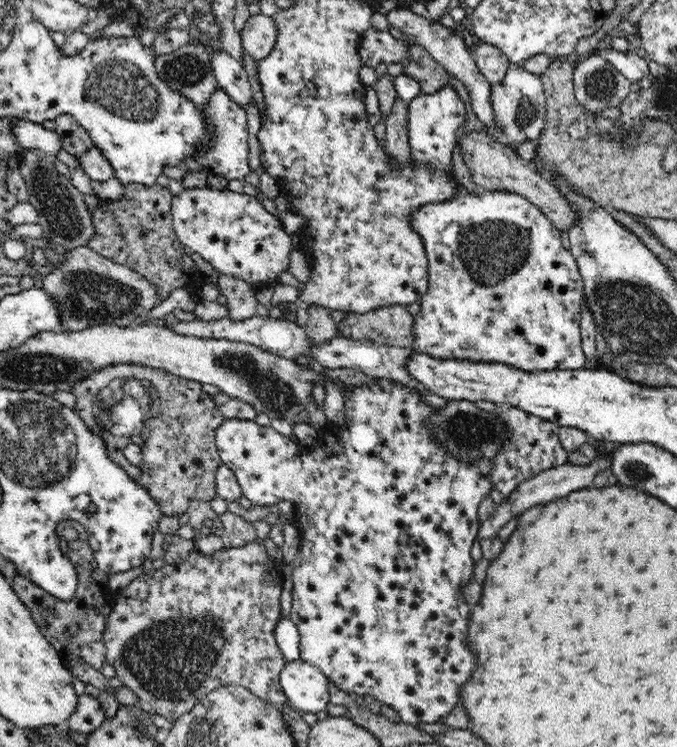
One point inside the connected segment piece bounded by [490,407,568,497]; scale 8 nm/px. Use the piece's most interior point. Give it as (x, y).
(532, 445)

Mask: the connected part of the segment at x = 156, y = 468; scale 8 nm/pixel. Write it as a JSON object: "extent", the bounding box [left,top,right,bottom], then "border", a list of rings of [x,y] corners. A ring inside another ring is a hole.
{"extent":[72,364,226,516],"border":[[[110,364],[90,372],[90,376],[86,376],[84,380],[78,380],[72,393],[77,398],[74,410],[80,415],[80,419],[90,431],[102,436],[108,444],[110,459],[148,491],[158,503],[162,516],[180,516],[187,512],[189,500],[202,499],[210,502],[217,495],[215,474],[222,462],[215,443],[215,430],[226,418],[217,409],[213,397],[204,392],[201,382],[140,364]],[[128,444],[140,446],[143,456],[140,465],[132,465],[124,457],[123,450]]]}

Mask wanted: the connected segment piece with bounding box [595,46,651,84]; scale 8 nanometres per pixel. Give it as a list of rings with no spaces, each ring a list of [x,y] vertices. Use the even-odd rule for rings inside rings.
[[[612,47],[597,50],[595,53],[600,54],[603,58],[610,62],[622,75],[639,84],[645,84],[651,79],[648,62],[644,58],[640,58],[632,49],[624,52],[616,51]]]

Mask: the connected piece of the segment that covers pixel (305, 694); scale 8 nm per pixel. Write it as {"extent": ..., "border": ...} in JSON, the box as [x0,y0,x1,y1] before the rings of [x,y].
{"extent":[279,658,331,714],"border":[[[301,658],[286,661],[279,680],[287,698],[286,703],[301,714],[317,714],[327,710],[331,703],[327,677],[316,666]]]}

